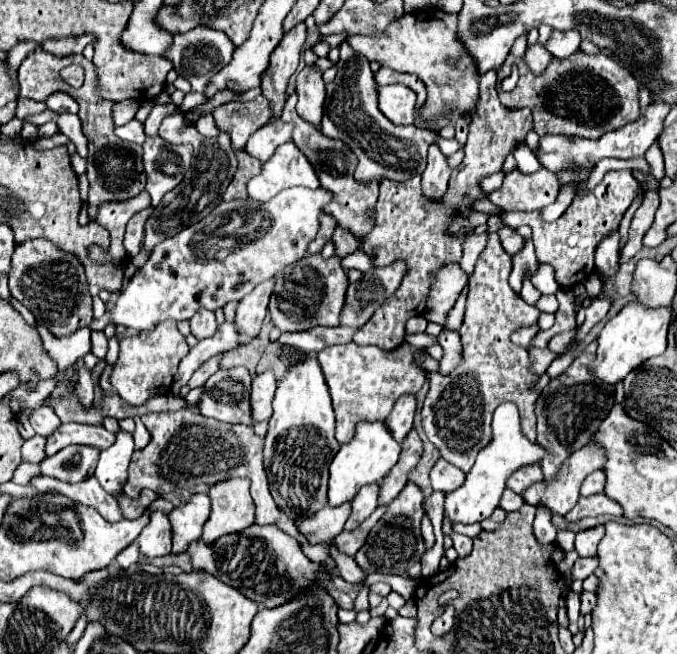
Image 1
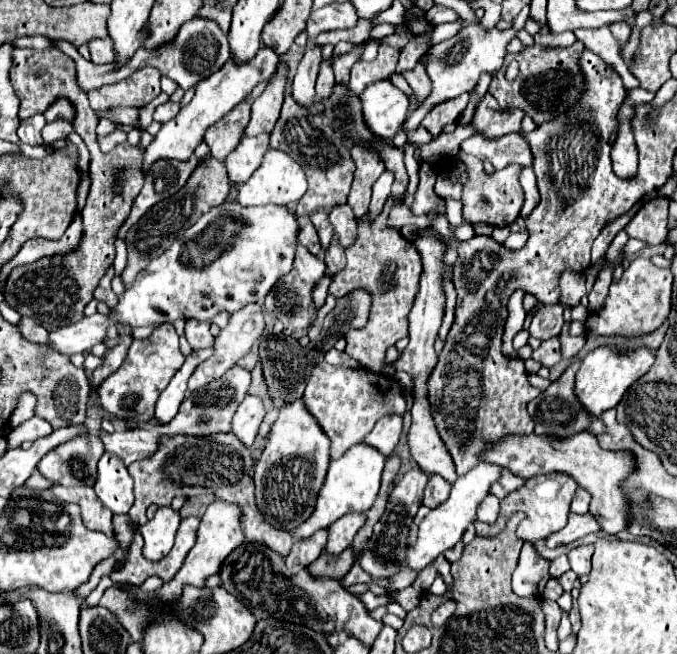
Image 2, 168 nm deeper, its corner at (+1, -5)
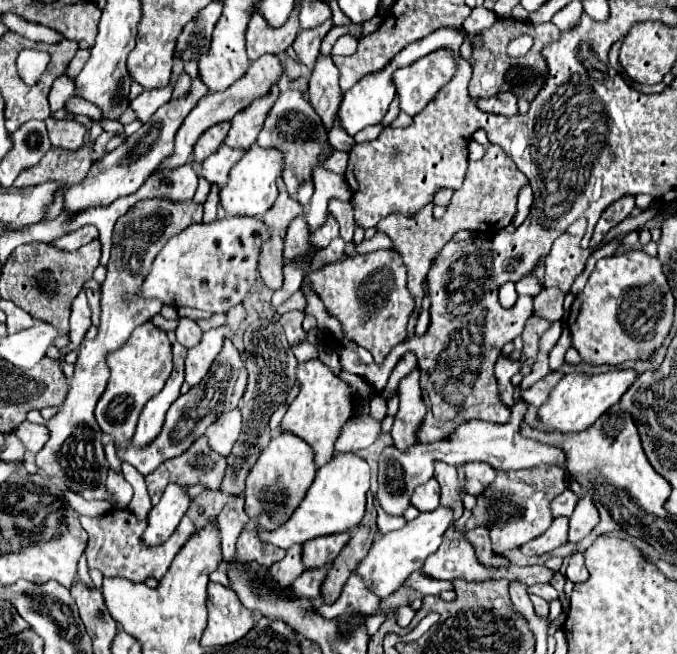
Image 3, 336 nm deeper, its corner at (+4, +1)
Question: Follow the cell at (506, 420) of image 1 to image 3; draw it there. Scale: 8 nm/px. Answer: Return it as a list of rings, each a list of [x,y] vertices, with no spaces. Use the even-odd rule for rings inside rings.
[[[436,508],[432,512],[424,512],[418,518],[414,518],[412,522],[408,522],[404,528],[382,534],[378,540],[374,540],[368,556],[358,564],[356,574],[366,582],[366,588],[370,592],[374,592],[380,600],[388,598],[390,594],[394,594],[404,582],[406,578],[420,570],[424,560],[438,550],[440,542],[442,542],[442,534],[446,532],[448,524],[452,522],[452,510],[450,508]]]

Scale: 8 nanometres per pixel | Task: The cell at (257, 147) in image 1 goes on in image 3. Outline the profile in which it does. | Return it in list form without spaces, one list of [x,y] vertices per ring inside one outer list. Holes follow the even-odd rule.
[[[220,146],[212,156],[208,156],[202,162],[202,172],[200,176],[206,178],[210,184],[222,186],[228,182],[228,172],[230,168],[240,160],[244,150],[234,150],[228,146]]]

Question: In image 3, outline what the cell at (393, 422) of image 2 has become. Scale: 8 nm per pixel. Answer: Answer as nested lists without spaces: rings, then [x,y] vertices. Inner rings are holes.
[[[370,416],[352,418],[348,424],[344,424],[344,430],[336,440],[334,454],[364,450],[378,438],[378,434],[380,434],[380,422],[372,420]]]

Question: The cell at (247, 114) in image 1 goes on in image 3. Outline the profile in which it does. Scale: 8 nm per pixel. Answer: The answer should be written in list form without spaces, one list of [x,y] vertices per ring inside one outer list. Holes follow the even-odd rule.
[[[222,122],[222,124],[212,126],[210,130],[206,130],[206,132],[198,138],[198,142],[194,144],[192,160],[200,164],[200,162],[204,162],[210,154],[214,154],[214,152],[220,148],[220,144],[224,142],[224,136],[226,136],[228,128],[230,128],[230,124],[228,124],[228,122]]]

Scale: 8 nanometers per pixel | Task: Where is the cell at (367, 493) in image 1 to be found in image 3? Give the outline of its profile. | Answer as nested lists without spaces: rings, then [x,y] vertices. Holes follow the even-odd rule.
[[[342,532],[336,536],[320,536],[316,540],[308,540],[308,544],[302,546],[302,556],[304,556],[304,568],[306,570],[316,570],[324,568],[334,562],[338,552],[344,548],[348,542],[350,532]]]

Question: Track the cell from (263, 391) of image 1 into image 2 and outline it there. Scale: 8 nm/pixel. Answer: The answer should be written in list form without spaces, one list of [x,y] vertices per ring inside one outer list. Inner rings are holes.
[[[247,394],[247,398],[239,404],[235,416],[233,416],[233,434],[237,434],[237,438],[241,442],[245,442],[245,446],[251,446],[255,436],[257,436],[257,430],[259,430],[259,424],[263,422],[263,416],[265,416],[265,404],[259,396],[253,396],[253,394]]]

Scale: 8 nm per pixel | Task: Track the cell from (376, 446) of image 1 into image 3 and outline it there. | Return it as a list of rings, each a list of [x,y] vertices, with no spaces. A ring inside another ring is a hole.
[[[338,454],[336,458],[332,458],[332,462],[318,468],[312,486],[308,488],[304,500],[290,516],[290,520],[274,532],[258,530],[258,536],[260,540],[276,548],[288,550],[292,544],[304,544],[318,536],[354,530],[356,526],[360,526],[360,520],[364,518],[368,488],[370,488],[370,466],[356,454]]]

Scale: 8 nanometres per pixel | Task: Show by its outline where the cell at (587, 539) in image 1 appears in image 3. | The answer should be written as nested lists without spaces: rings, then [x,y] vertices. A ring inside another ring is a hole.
[[[574,554],[574,556],[570,558],[570,564],[568,564],[568,568],[566,568],[566,578],[572,580],[574,584],[588,580],[588,570],[586,570],[586,566],[584,566],[584,556],[582,556],[582,554]]]

